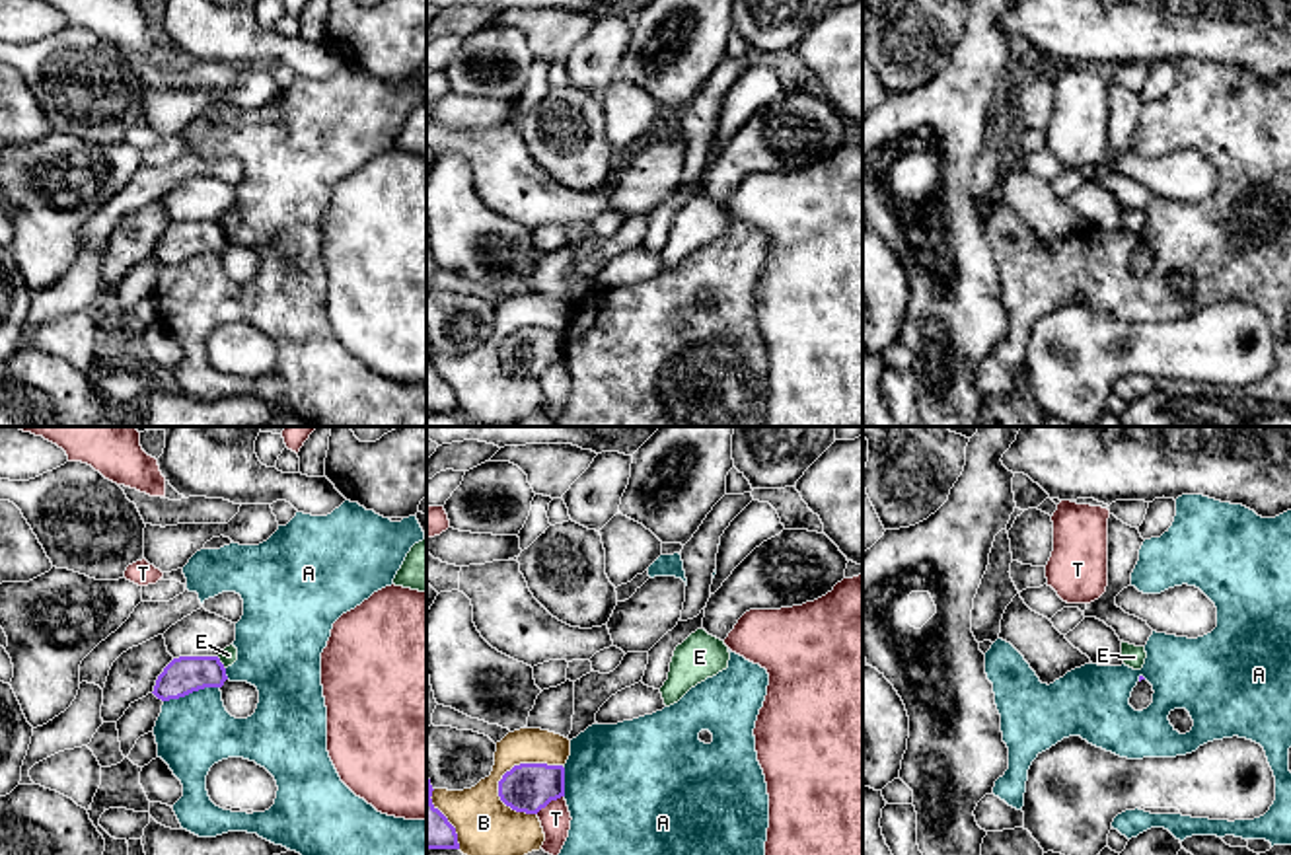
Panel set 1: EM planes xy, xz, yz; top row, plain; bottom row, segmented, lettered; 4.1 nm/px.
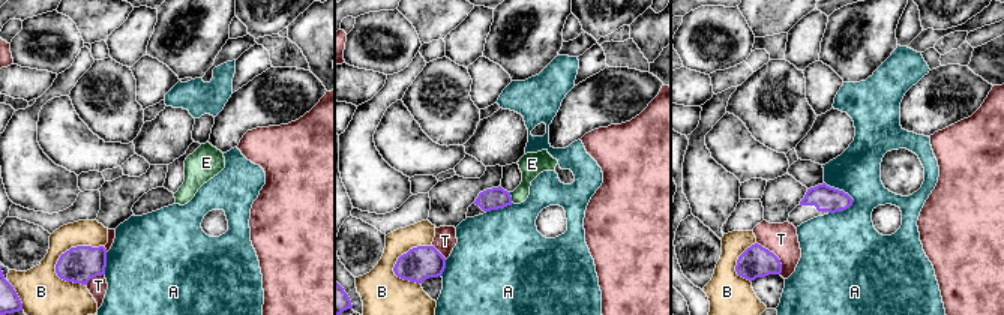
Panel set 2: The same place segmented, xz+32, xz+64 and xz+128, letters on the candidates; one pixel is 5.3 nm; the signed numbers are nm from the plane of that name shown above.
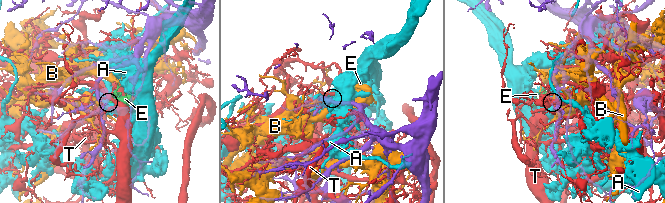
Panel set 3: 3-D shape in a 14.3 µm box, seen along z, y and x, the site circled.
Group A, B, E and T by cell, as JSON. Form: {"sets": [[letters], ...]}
{"sets": [["A"], ["B"], ["E"], ["T"]]}

